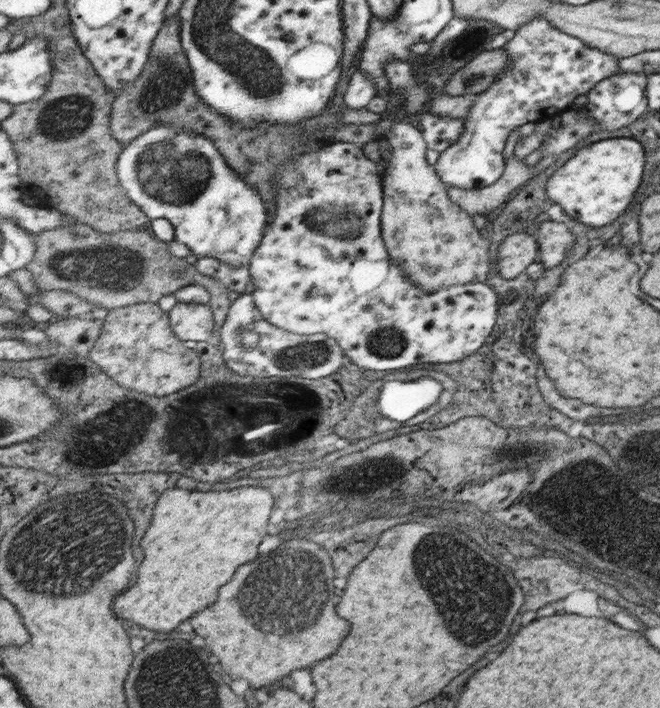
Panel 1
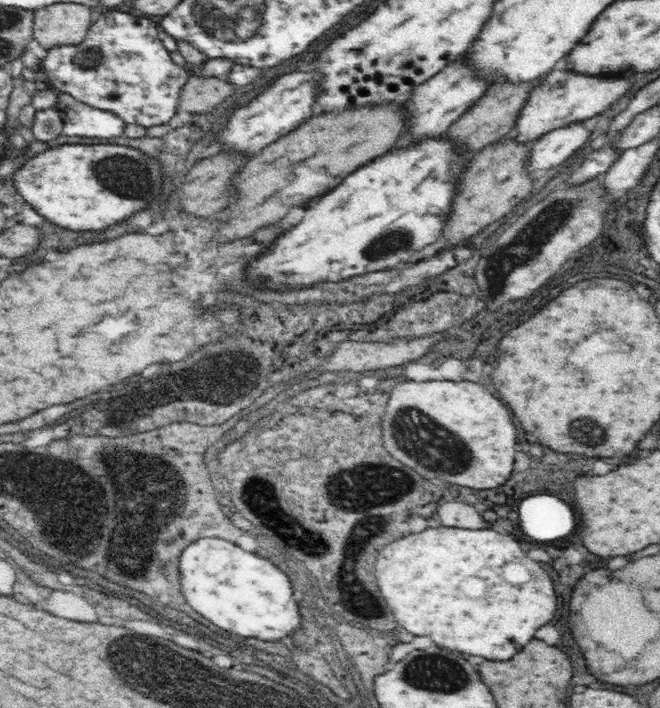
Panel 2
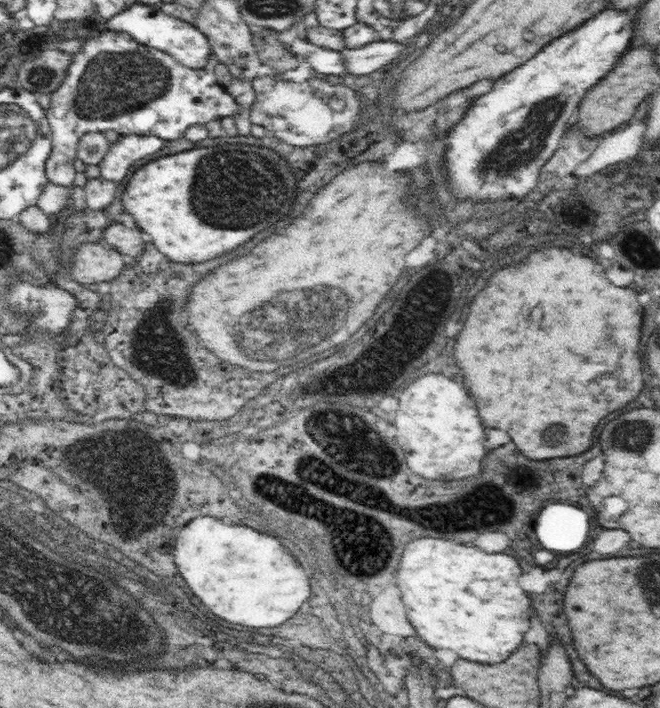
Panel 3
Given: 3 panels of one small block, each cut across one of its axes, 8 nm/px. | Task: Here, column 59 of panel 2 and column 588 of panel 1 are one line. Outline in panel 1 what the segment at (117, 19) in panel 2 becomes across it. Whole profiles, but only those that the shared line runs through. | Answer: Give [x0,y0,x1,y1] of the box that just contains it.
[434,17,621,190]

